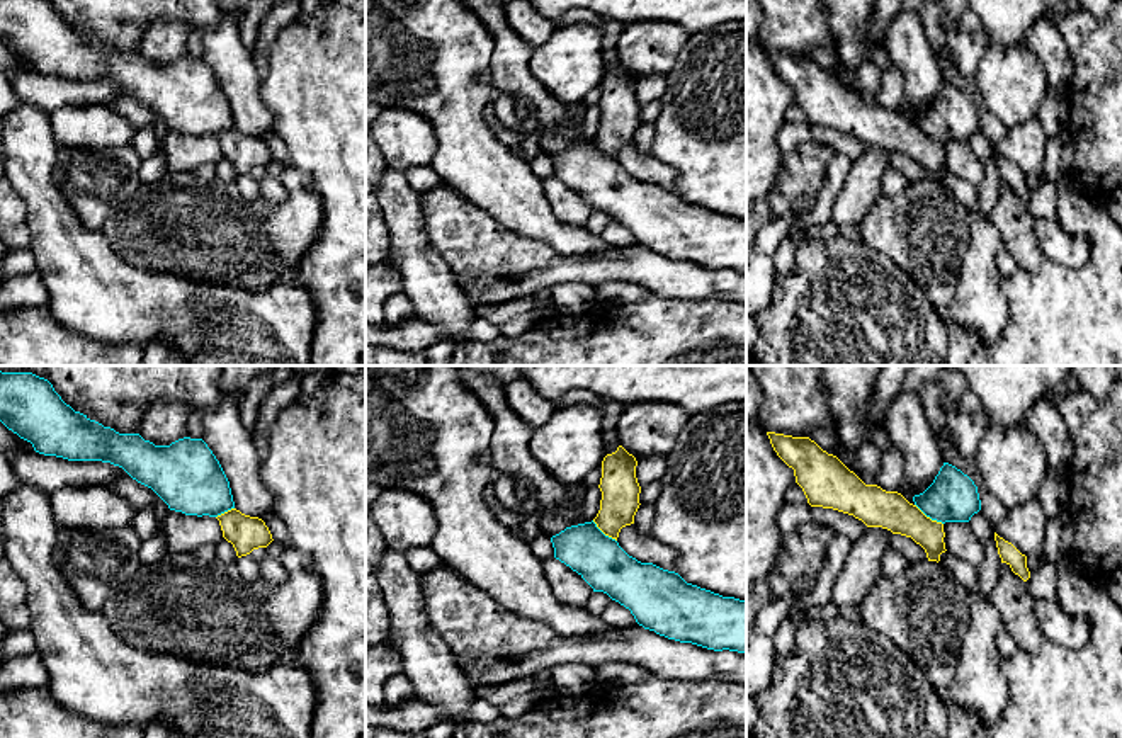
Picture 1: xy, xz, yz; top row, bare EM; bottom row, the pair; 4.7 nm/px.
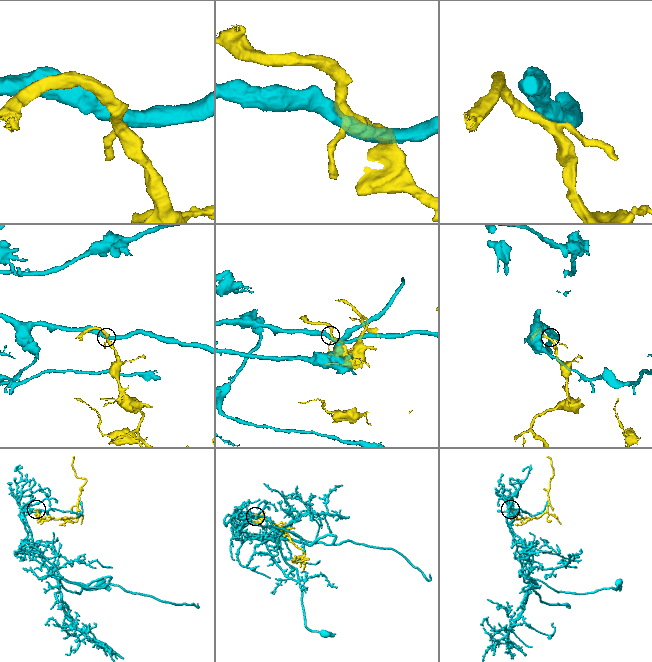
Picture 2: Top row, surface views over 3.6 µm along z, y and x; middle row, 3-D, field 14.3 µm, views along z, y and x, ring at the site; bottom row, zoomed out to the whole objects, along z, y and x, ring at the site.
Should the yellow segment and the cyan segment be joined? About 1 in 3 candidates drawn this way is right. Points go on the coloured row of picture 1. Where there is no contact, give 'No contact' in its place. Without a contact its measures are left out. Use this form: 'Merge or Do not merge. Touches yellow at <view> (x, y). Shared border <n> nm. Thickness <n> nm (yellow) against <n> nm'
Do not merge. Touches yellow at yz (929, 517). Shared border 170 nm. Thickness 180 nm (yellow) against 240 nm

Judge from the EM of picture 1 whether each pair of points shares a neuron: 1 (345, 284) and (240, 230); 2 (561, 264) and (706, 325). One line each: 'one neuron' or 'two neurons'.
1: two neurons
2: two neurons

